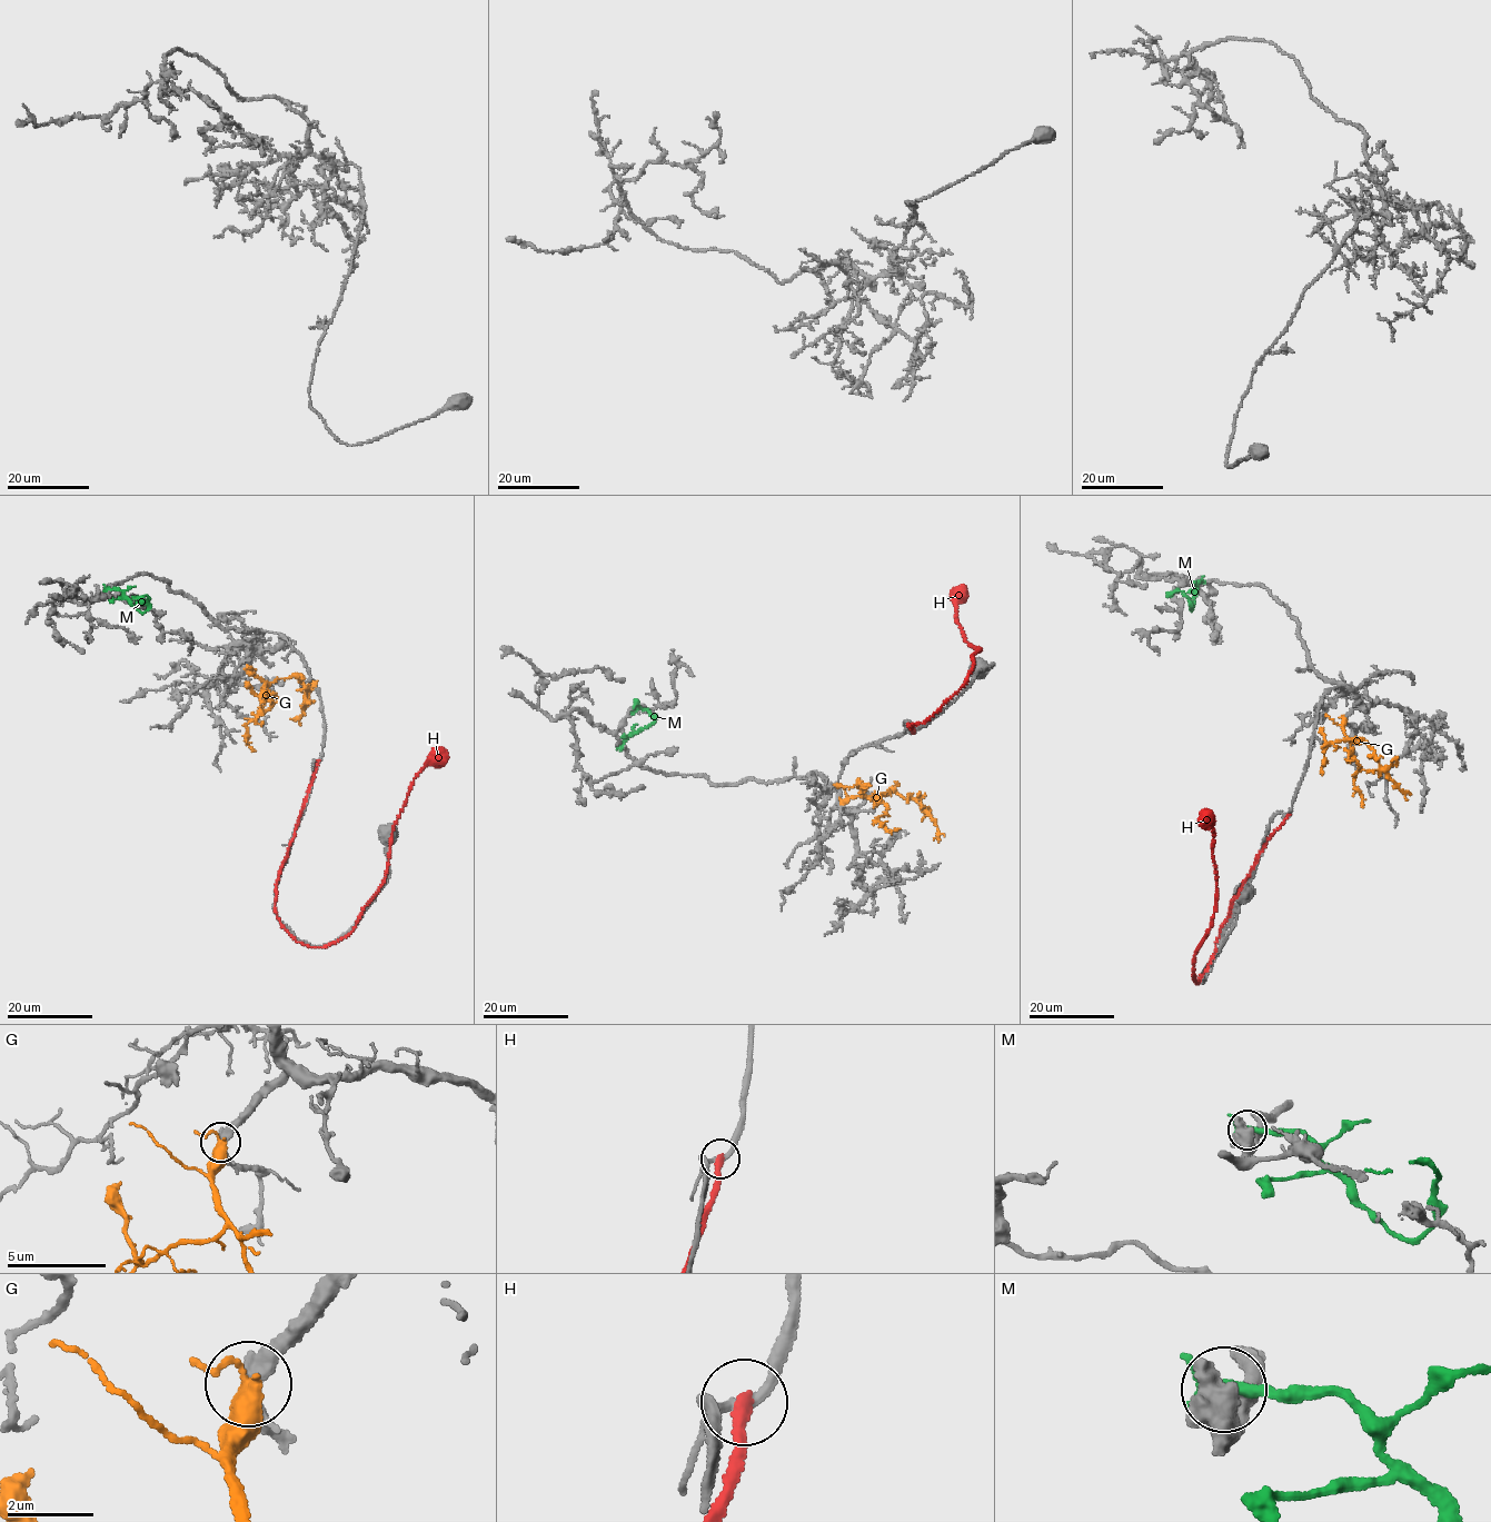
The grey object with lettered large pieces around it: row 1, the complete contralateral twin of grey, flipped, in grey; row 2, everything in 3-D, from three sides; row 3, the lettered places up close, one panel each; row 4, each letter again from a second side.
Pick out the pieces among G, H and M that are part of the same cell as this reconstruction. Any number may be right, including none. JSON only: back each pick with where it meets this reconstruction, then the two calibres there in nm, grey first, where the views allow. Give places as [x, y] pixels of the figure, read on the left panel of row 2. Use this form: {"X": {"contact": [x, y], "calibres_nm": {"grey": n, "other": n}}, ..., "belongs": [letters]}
{"G": {"contact": [246, 668], "calibres_nm": {"grey": 360, "other": 400}}, "belongs": ["G"]}

